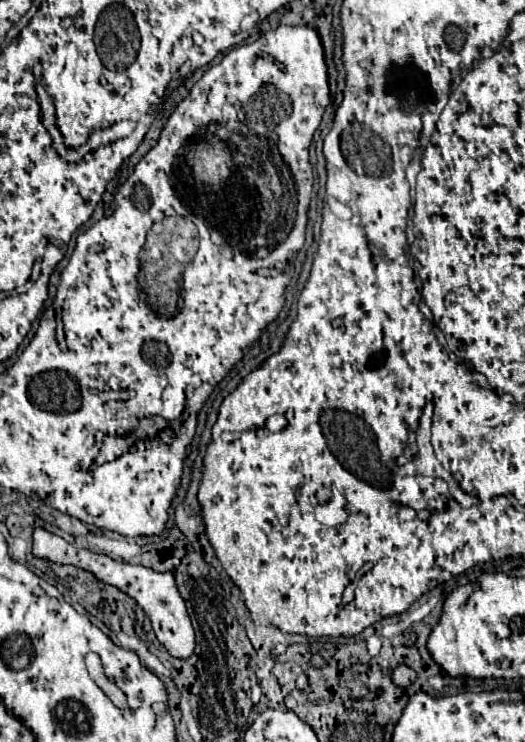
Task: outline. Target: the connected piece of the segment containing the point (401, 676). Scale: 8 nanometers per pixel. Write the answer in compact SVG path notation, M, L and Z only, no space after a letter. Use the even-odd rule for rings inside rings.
M404 664L396 666L396 668L394 668L394 672L392 672L392 682L394 682L396 686L400 686L400 688L410 686L414 680L416 680L416 672L414 672L412 668L404 666Z

